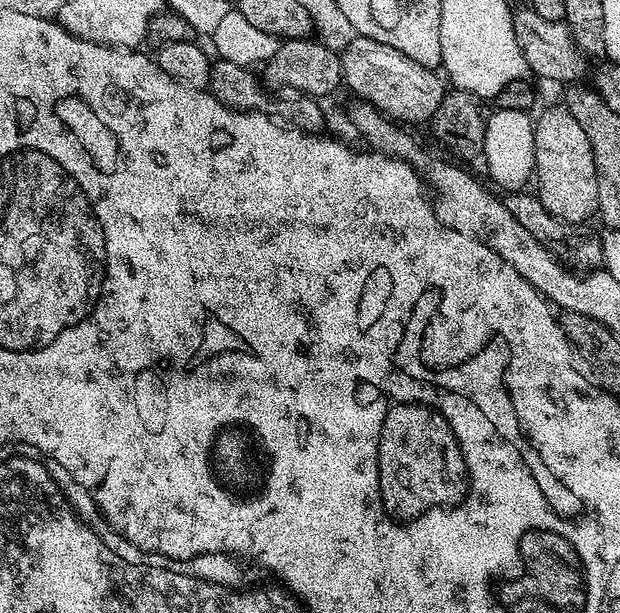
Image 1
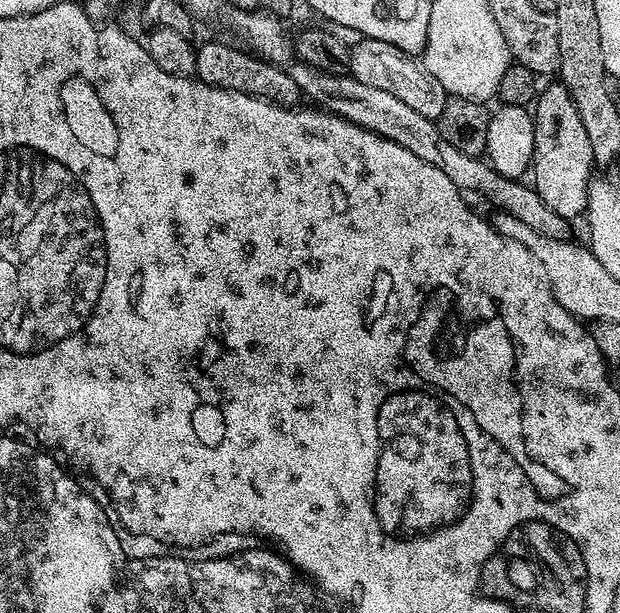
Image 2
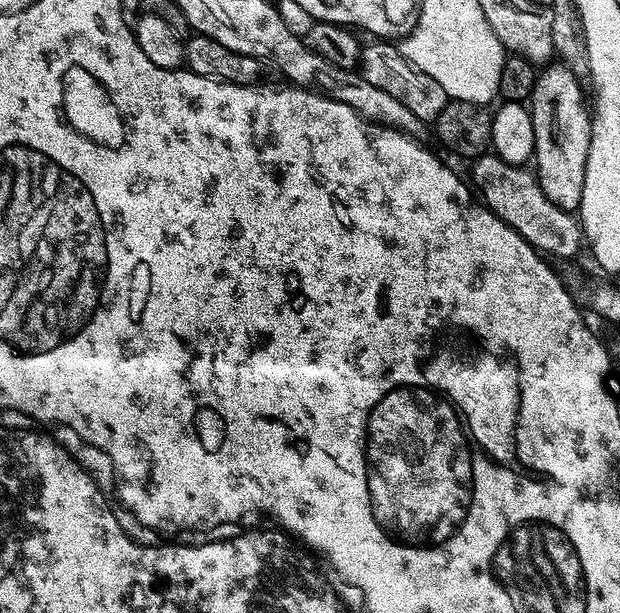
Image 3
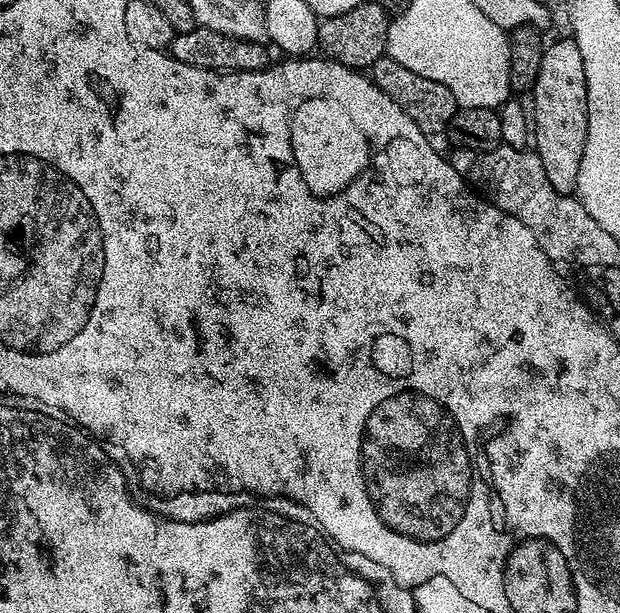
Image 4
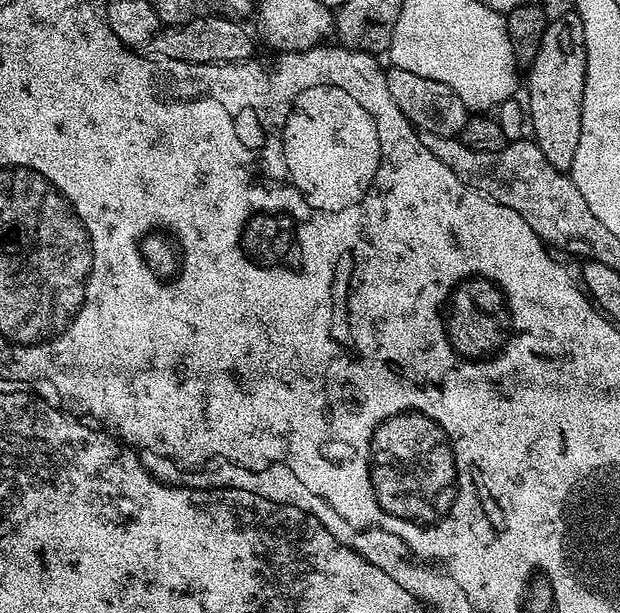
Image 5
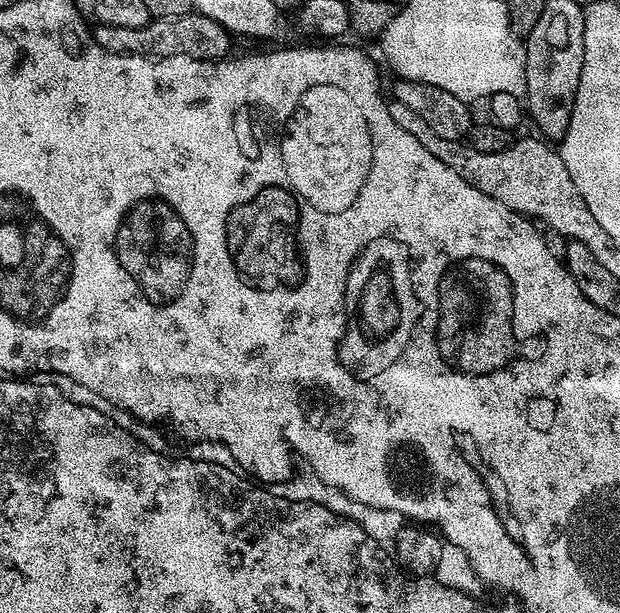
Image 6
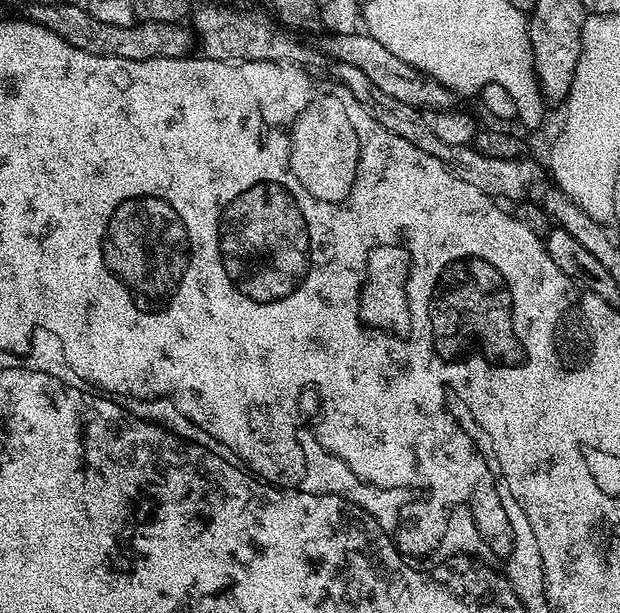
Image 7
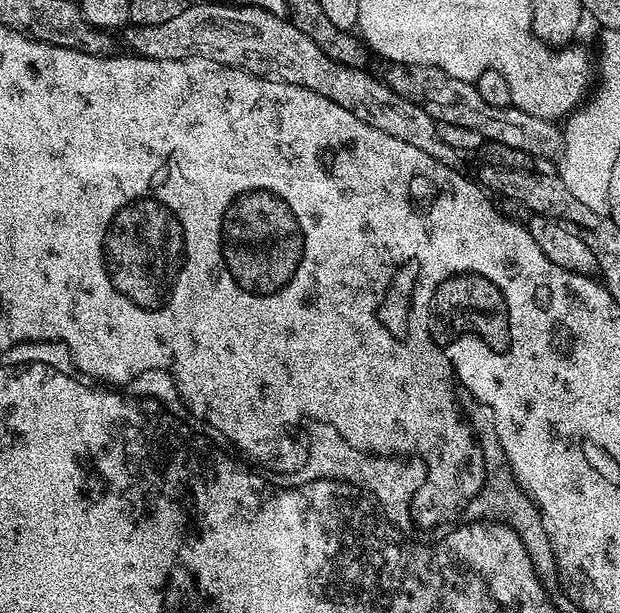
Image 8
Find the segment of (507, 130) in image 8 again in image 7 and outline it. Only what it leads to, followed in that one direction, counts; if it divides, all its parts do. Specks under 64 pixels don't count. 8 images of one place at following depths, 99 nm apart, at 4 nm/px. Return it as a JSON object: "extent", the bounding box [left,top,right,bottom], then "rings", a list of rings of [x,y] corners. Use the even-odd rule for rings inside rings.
{"extent":[314,30,454,110],"rings":[[[359,30],[350,34],[324,34],[317,44],[314,44],[315,51],[324,56],[329,56],[336,64],[354,66],[378,86],[378,90],[390,94],[398,102],[406,102],[406,106],[414,106],[421,110],[448,110],[453,107],[454,94],[442,82],[430,78],[422,70],[410,66],[410,62],[402,62],[402,58],[397,58],[395,54],[390,54],[378,38],[368,35],[367,31]]]}

